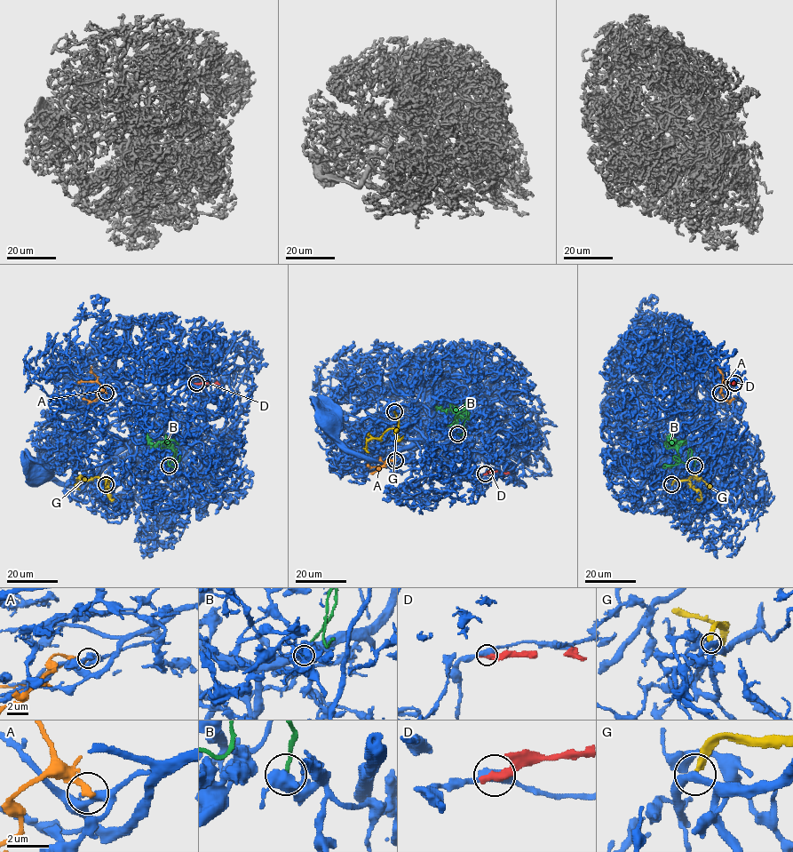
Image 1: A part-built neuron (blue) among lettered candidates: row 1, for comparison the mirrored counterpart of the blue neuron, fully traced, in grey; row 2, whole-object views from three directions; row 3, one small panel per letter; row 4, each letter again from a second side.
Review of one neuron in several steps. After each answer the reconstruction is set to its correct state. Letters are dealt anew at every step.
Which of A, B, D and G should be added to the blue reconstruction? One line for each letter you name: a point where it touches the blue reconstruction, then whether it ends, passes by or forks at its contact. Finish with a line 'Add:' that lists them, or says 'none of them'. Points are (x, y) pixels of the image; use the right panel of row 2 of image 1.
Add: none of them

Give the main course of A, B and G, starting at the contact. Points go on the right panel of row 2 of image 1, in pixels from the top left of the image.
A: (720, 393), (728, 401), (734, 399)
B: (693, 465), (689, 449), (687, 463), (670, 465), (678, 455), (678, 448), (670, 441), (670, 445), (671, 433)
G: (671, 484), (675, 480), (692, 477), (701, 479), (713, 489)

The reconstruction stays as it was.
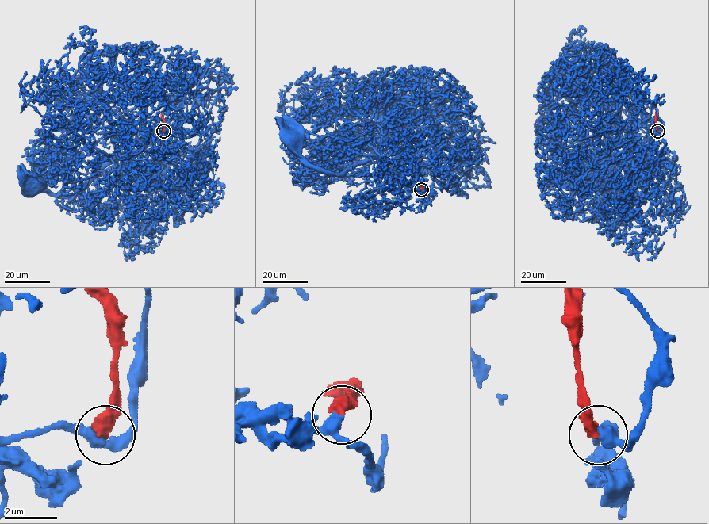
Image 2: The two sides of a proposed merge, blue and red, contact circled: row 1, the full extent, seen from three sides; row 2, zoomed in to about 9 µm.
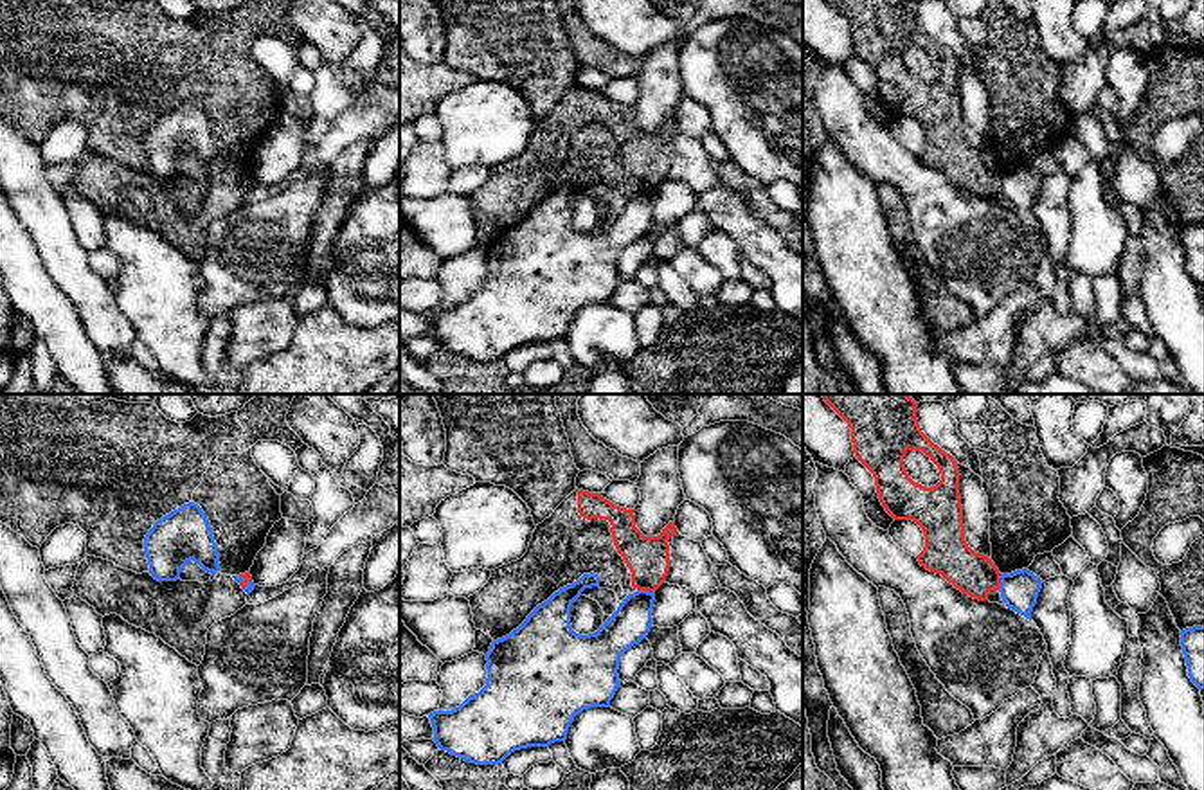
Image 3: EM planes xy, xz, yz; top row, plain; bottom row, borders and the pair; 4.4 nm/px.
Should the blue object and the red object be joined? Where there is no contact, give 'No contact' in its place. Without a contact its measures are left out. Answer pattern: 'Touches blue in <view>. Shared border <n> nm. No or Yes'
Touches blue in xz. Shared border 80 nm. No

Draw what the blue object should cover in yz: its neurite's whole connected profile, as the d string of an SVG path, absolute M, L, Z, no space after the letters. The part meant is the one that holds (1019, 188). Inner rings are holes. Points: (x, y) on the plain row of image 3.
M1028 166L1001 171L1001 194L1008 205L1031 218L1031 209L1042 185L1042 176Z

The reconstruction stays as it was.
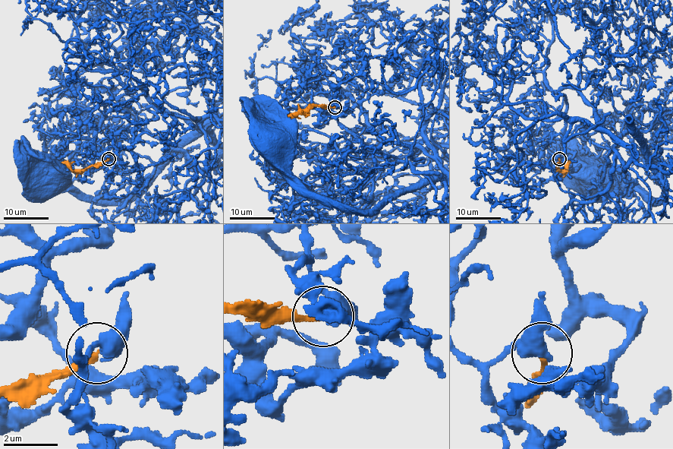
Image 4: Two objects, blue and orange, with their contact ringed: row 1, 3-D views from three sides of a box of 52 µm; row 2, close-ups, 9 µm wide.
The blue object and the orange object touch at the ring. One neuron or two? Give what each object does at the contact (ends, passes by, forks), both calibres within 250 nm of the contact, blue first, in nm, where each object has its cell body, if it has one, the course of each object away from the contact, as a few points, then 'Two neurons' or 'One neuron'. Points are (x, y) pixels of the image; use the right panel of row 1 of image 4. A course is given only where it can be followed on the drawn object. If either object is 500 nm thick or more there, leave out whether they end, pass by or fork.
At the ring blue passes by. At the ring orange ends. Thickness 460 nm (blue) against 240 nm. Soma of blue: (591, 180). Soma of orange: none. Course of blue: (558, 158), (547, 158), (545, 145), (538, 150), (545, 162), (554, 154), (569, 156), (592, 181). Course of orange: (558, 159), (558, 167), (561, 170), (569, 162). Two neurons

